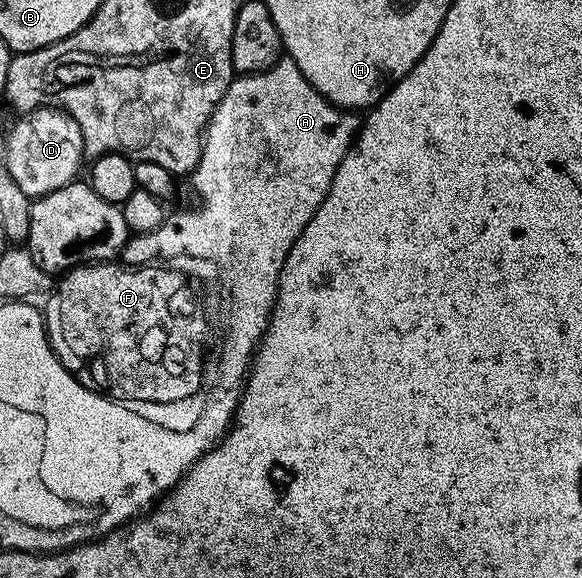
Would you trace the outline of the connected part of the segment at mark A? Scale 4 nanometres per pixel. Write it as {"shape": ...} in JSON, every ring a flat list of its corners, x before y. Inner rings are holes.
{"shape":[[282,59,276,61,270,69,264,69,262,73,246,73,244,75,234,76,233,81,227,87,223,99,213,109,213,114,209,120,209,125,205,128,205,140,201,143,201,158,199,163,193,169,191,180,193,180,193,189,197,192,197,197,201,200,201,205,194,209,181,209,178,213,170,212,165,221,155,231,150,233,138,233,130,236,125,246,121,249,120,260,129,267,140,267,142,265,152,265,161,263,164,257,194,257,197,261,206,261,209,265,214,265,215,275,219,279,225,280,225,285,233,292,233,301,269,301,275,304,277,301,277,284,279,275,283,271,283,263,295,247,295,239,303,235,303,227,311,223,311,215,323,203,331,183,335,179,335,171,339,171,339,163,347,155,347,151,353,146,353,139,359,132,359,117,353,111,346,111,337,108,331,104,319,91,311,87,311,83,299,71,299,67,294,61]]}

